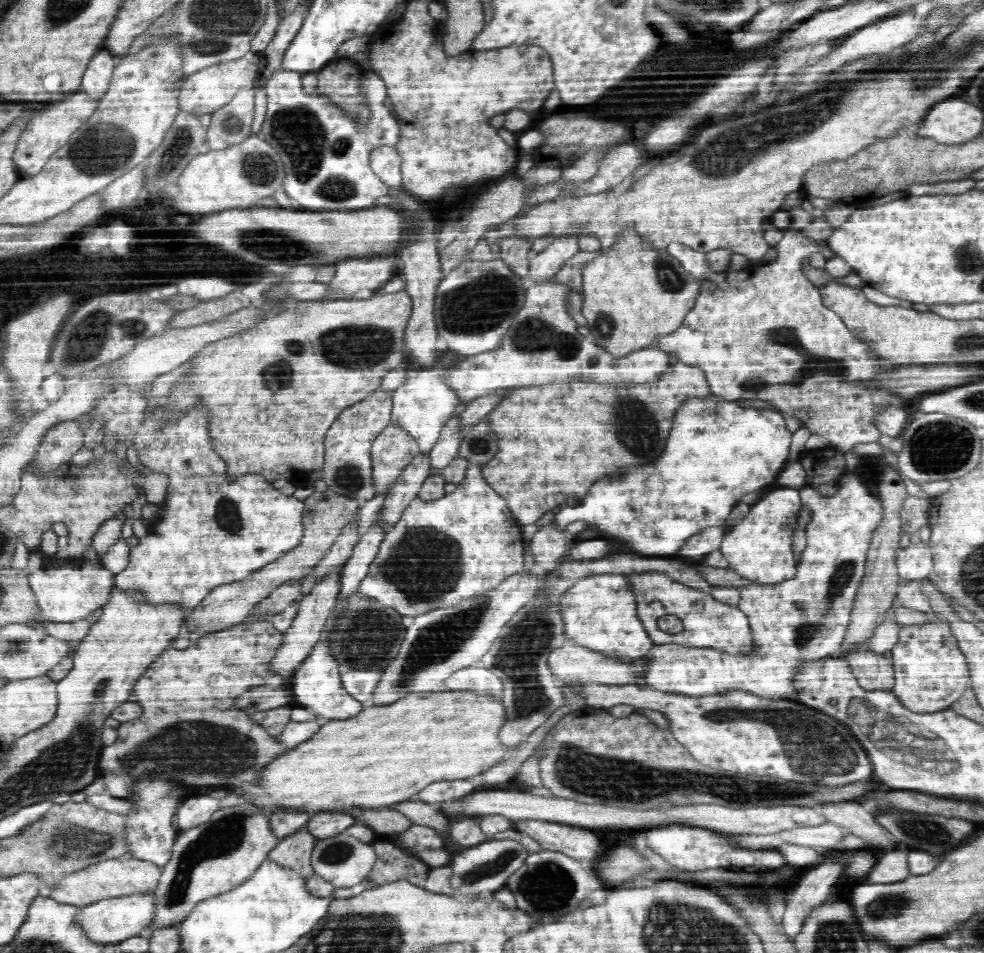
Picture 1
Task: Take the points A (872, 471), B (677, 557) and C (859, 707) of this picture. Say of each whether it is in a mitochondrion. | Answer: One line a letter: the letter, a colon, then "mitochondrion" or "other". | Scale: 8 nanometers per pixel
A: other
B: other
C: mitochondrion

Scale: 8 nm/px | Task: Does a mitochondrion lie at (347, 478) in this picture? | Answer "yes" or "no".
yes

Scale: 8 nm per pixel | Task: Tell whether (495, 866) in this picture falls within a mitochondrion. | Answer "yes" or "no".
yes

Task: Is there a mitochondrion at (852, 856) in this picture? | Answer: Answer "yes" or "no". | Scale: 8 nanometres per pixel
no

